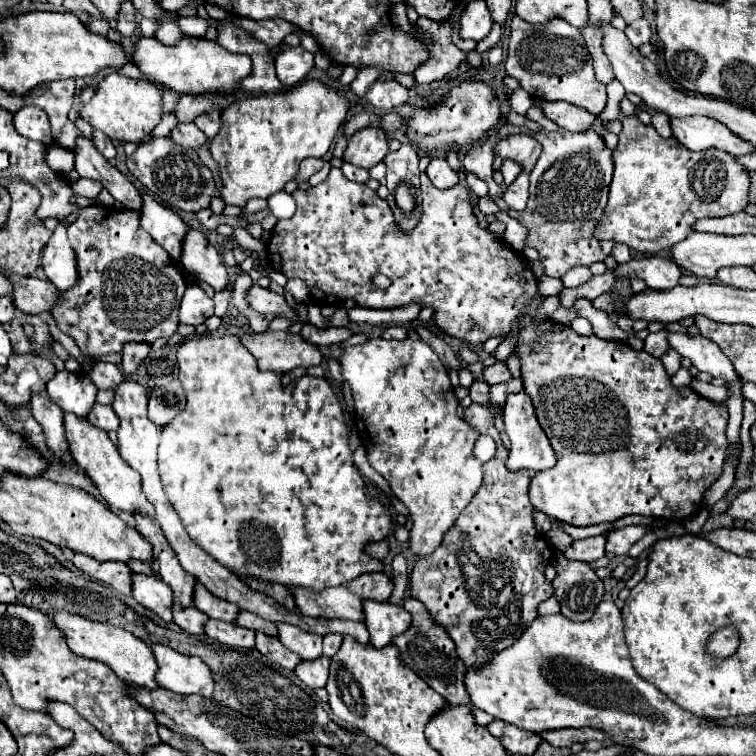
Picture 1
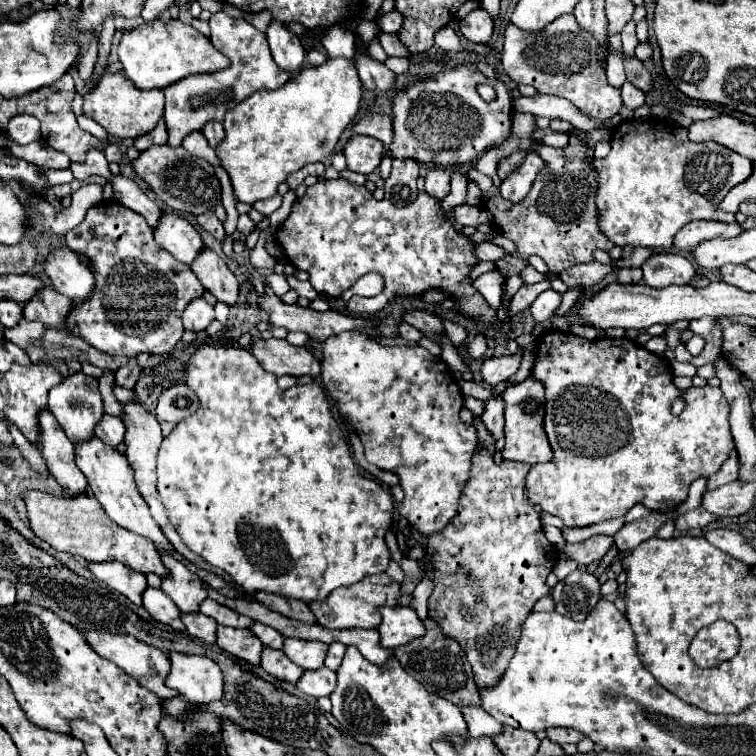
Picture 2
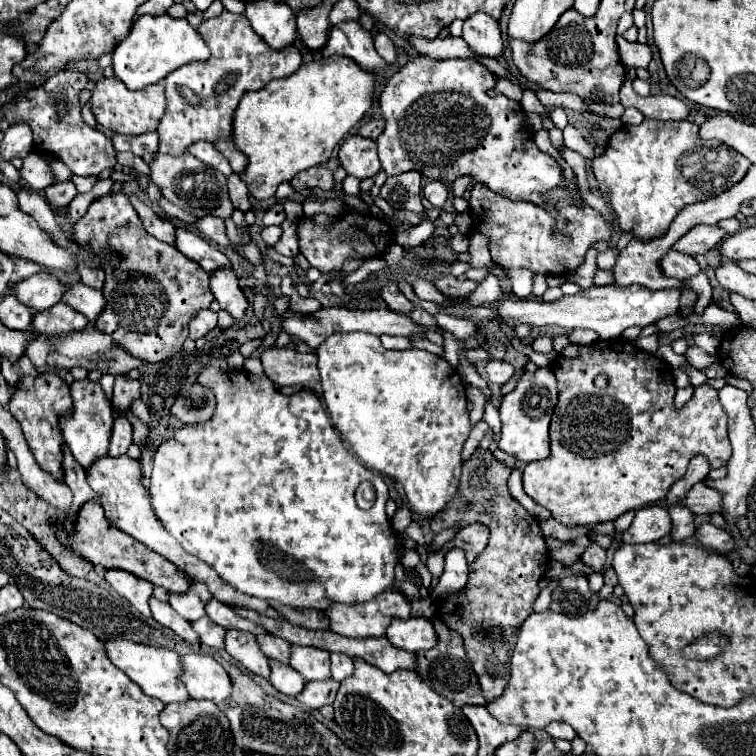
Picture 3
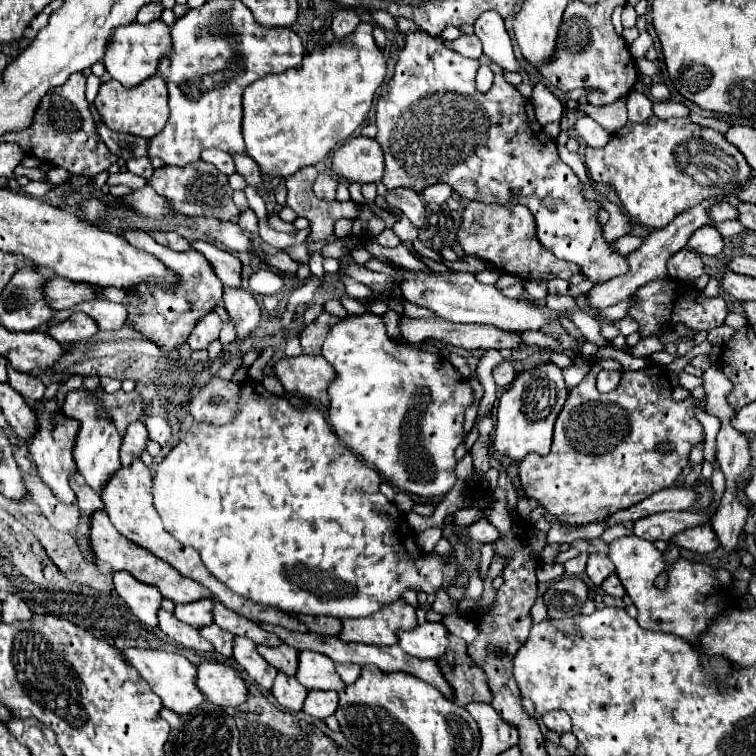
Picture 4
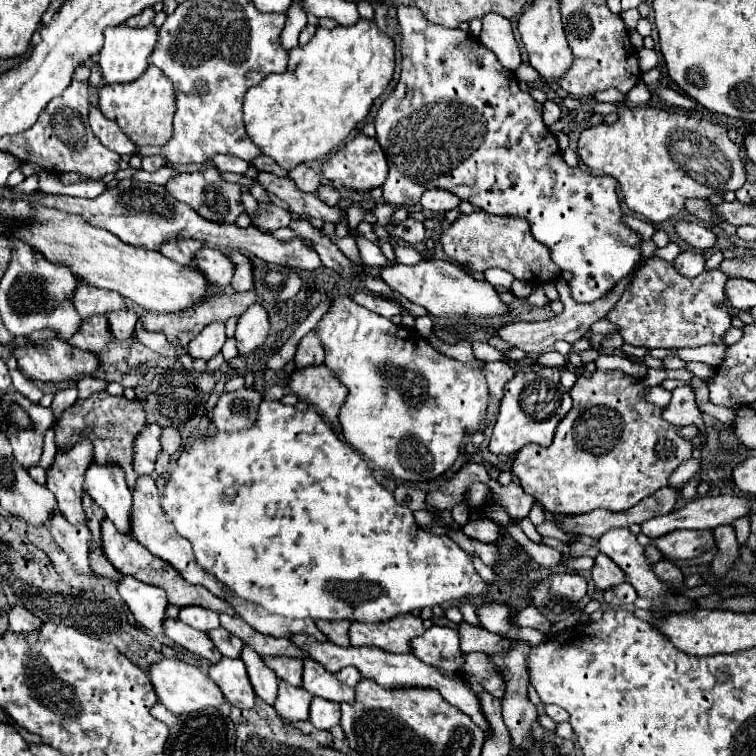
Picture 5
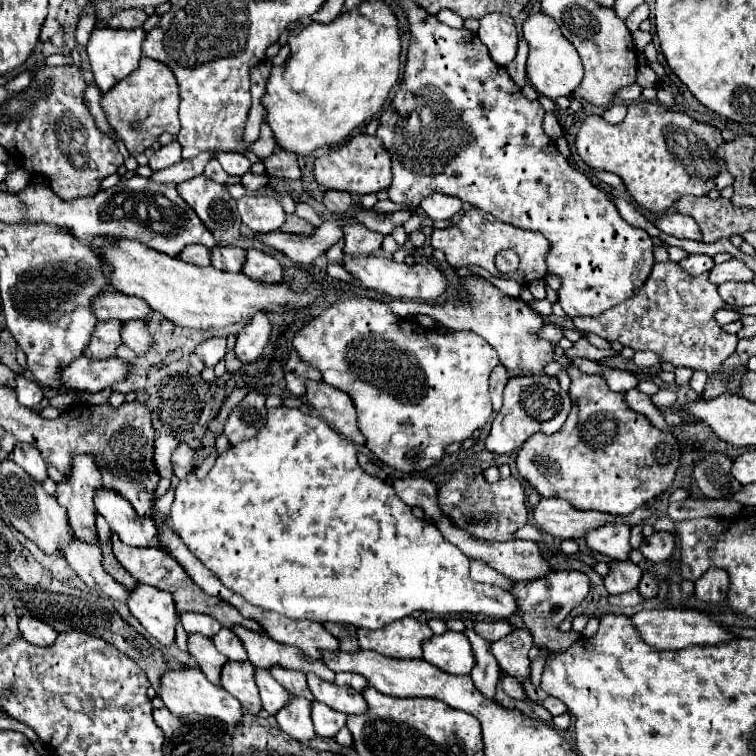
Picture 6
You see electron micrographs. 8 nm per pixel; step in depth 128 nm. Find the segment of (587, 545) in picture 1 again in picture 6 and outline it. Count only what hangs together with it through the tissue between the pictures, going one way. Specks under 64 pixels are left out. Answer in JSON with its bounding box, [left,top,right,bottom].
[604,560,642,594]

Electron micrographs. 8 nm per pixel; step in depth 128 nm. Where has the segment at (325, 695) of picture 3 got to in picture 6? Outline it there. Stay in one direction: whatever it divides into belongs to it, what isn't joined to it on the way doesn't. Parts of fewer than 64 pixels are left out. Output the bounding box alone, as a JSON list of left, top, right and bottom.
[312,702,346,738]

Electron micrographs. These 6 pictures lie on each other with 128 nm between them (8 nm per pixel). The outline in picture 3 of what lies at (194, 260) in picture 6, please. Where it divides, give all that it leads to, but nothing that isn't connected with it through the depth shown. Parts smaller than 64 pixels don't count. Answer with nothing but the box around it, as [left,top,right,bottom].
[130,194,176,246]

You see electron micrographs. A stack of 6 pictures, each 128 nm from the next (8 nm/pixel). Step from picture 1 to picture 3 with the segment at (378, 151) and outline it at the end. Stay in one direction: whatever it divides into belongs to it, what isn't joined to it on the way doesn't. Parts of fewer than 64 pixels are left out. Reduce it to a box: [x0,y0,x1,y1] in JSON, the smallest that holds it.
[338,134,380,180]

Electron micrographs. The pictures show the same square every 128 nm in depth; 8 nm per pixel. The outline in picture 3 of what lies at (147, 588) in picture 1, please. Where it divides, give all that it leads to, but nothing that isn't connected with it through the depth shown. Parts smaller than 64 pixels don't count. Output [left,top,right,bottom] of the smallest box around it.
[150,598,200,644]

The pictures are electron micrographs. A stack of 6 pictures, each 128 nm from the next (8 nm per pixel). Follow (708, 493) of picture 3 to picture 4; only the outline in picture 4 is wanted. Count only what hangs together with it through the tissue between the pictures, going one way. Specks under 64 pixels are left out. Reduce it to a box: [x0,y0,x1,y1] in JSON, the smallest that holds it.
[604,488,696,526]

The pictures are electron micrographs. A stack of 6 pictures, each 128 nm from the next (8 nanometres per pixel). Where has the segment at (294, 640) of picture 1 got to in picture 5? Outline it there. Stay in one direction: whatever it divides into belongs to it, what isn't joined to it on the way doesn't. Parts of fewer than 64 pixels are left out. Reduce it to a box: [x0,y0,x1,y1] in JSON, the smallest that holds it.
[302,658,354,704]

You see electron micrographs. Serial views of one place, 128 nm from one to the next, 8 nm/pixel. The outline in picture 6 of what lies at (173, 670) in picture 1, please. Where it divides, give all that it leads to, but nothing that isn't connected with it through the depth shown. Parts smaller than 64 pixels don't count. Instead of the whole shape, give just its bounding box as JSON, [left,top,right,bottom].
[222,660,262,714]

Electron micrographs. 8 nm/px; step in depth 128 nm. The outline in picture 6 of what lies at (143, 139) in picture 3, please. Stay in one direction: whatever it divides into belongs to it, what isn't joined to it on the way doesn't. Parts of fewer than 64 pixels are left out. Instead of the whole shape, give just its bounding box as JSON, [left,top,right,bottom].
[84,84,116,138]

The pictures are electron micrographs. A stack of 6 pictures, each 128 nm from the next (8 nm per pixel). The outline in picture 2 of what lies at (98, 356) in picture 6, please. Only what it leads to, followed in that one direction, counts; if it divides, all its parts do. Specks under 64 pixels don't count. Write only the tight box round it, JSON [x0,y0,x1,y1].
[24,286,72,328]

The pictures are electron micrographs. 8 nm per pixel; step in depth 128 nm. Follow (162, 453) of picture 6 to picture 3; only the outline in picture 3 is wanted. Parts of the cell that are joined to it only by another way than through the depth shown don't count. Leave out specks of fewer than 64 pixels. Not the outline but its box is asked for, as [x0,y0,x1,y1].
[110,418,132,456]

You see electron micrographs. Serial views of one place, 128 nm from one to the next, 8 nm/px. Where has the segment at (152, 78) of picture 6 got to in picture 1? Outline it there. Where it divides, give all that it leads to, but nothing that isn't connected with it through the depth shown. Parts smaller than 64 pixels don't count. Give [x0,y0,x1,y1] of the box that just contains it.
[80,72,162,142]

